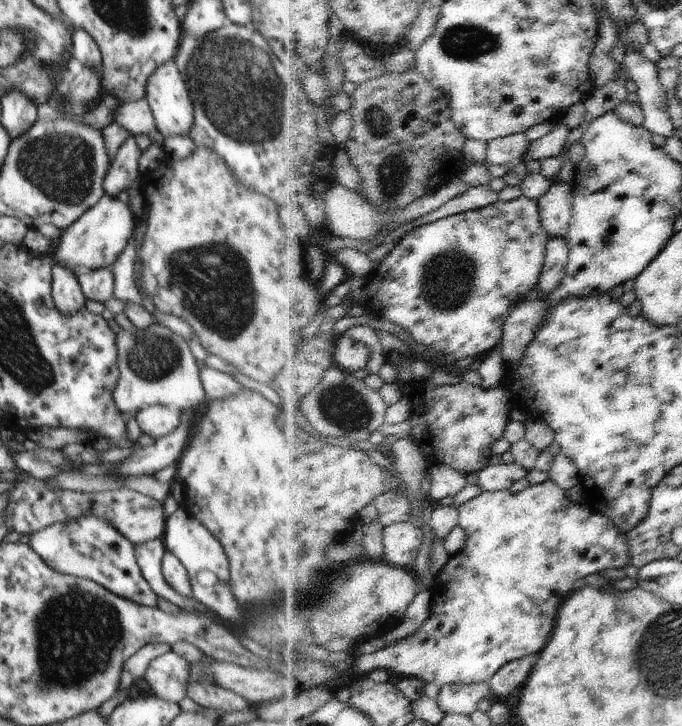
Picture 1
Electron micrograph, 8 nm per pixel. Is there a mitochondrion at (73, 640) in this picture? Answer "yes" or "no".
yes

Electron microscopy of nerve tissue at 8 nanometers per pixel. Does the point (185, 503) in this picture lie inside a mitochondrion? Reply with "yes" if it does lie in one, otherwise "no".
no

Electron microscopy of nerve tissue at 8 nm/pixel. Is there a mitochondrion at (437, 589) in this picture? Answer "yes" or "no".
no

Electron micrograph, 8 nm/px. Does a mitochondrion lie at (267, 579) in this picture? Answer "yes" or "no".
yes

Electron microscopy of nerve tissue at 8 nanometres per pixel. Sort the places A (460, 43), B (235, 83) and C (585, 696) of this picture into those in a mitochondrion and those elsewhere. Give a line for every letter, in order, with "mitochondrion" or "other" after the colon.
A: mitochondrion
B: mitochondrion
C: other

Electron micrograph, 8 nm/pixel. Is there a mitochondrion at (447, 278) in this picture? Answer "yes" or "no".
yes

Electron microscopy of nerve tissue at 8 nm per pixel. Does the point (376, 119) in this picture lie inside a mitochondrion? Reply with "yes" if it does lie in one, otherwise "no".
yes

